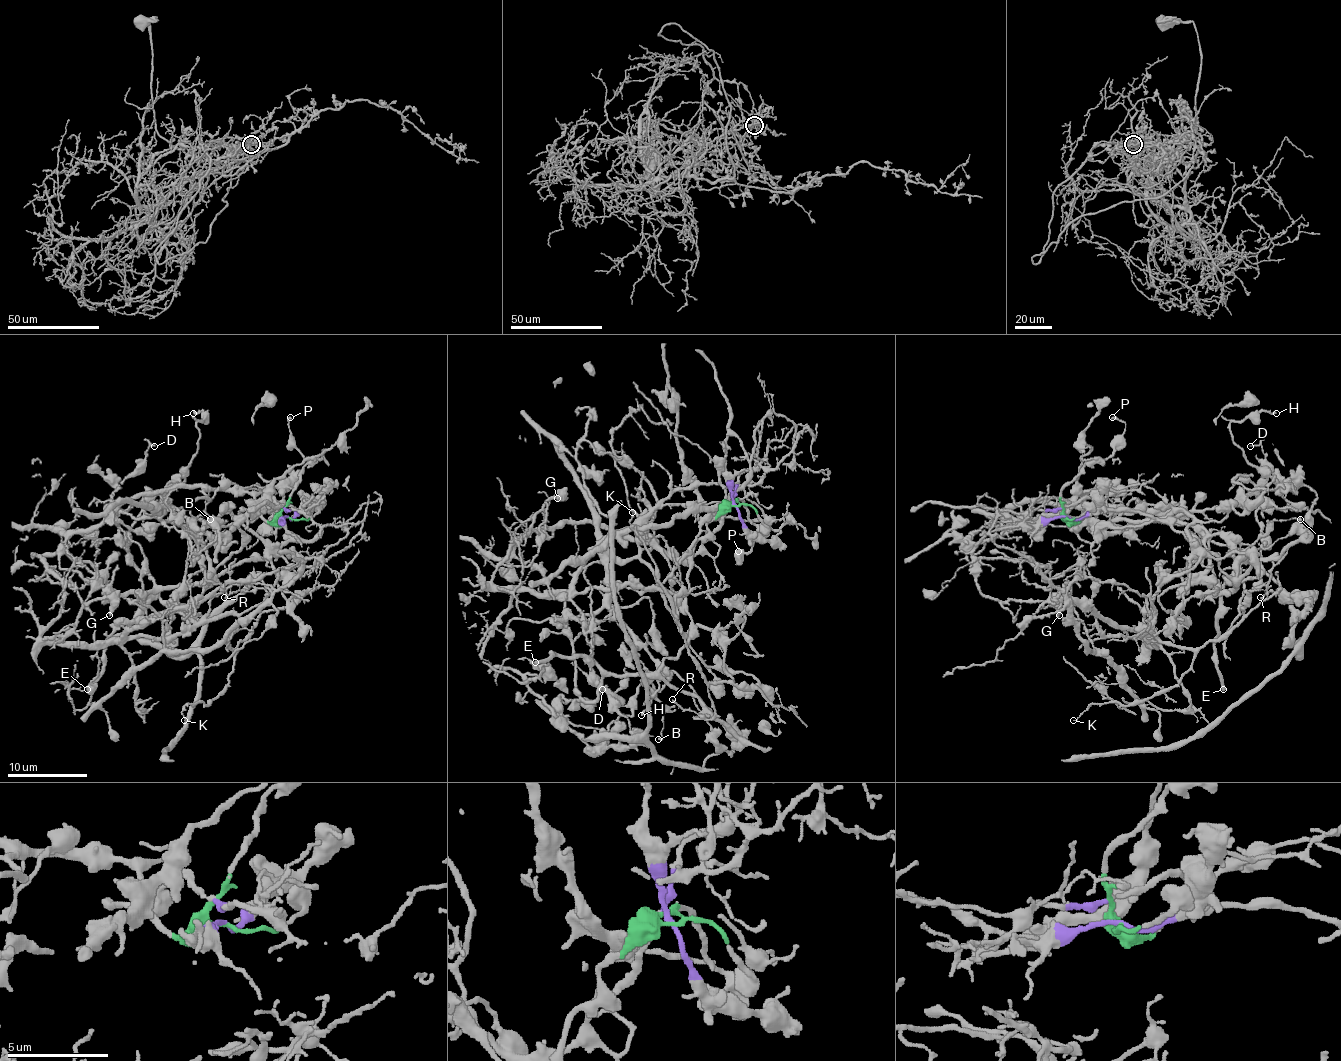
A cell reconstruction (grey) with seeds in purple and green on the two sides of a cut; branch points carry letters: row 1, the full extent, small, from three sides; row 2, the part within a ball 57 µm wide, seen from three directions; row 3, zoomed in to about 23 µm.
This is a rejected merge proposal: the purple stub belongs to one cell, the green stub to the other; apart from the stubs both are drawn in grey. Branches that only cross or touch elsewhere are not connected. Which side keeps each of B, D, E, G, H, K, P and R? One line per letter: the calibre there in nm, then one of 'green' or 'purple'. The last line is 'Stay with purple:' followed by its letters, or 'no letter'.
B: 180 nm thick; green
D: 120 nm thick; green
E: 340 nm thick; green
G: 400 nm thick; purple
H: 240 nm thick; green
K: 120 nm thick; purple
P: 190 nm thick; green
R: 150 nm thick; purple
Stay with purple: G, K, R

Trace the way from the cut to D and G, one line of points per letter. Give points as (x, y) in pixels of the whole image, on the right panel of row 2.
D: (1066, 516), (1132, 510), (1166, 520), (1237, 586), (1261, 574), (1255, 516), (1265, 452), (1249, 446)
G: (1066, 516), (1032, 510), (1018, 524), (986, 524), (1076, 602), (1154, 644), (1106, 636), (1060, 598), (1060, 616)

